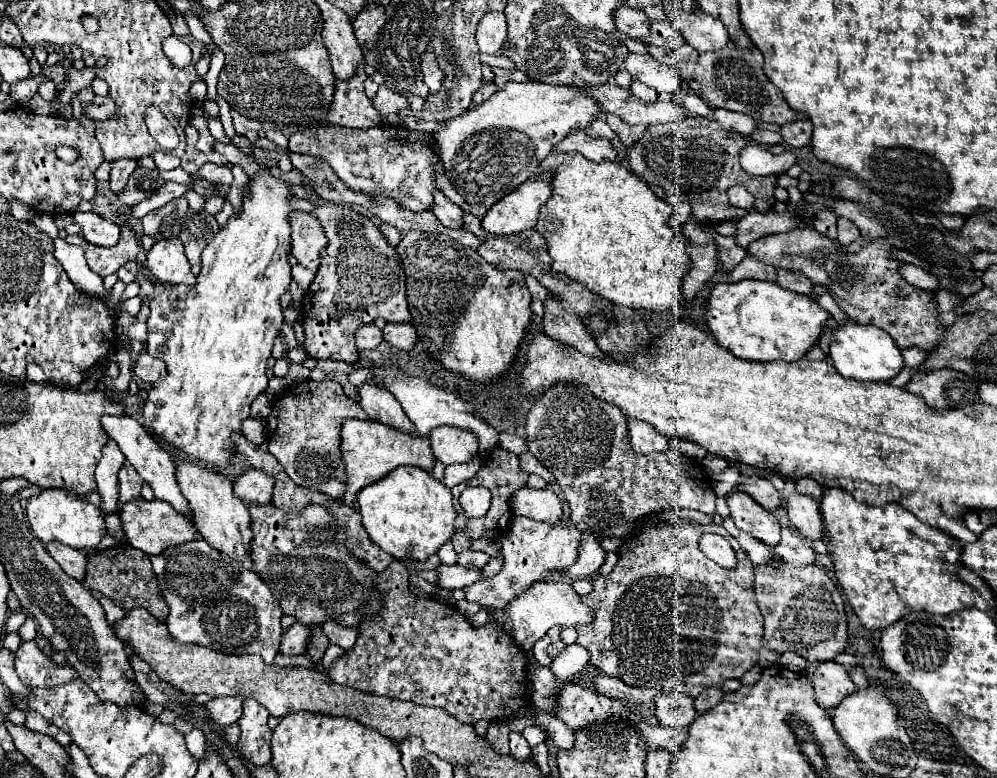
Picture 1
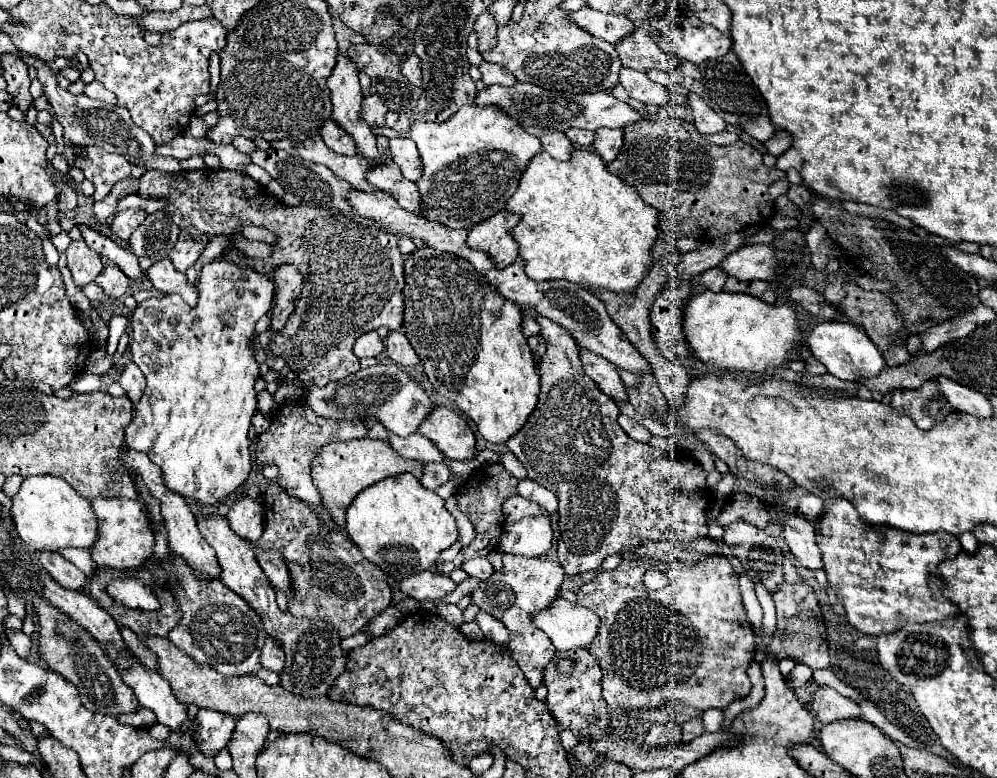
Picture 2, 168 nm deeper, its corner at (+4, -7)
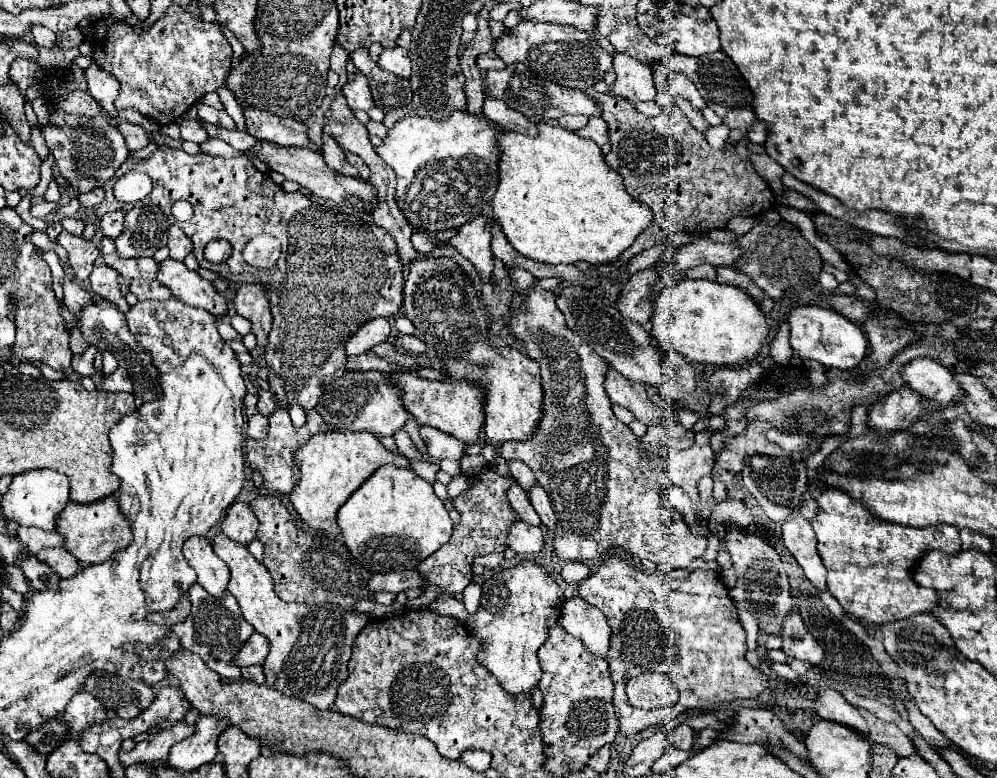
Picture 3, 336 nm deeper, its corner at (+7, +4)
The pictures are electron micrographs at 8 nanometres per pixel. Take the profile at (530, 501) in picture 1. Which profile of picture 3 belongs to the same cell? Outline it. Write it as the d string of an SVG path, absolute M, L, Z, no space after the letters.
M515 521L507 533L507 545L519 555L537 553L543 547L543 531L525 521Z

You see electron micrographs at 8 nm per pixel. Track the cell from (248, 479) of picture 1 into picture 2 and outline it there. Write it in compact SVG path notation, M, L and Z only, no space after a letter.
M248 496L236 500L228 512L230 528L248 542L256 542L264 530L264 510L260 502L250 500Z

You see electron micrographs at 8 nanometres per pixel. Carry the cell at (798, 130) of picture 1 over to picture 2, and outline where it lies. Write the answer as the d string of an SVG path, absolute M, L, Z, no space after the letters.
M776 130L776 134L764 146L766 146L768 154L780 156L780 154L784 154L792 146L792 140L790 140L790 136L784 130Z

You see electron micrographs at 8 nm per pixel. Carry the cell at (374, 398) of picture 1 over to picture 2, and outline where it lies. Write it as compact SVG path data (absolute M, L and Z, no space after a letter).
M390 434L390 444L404 458L412 458L412 460L420 460L420 462L444 462L444 464L448 464L448 458L432 444L432 440L424 438L422 434L412 434L412 438L410 436L400 438L400 436Z

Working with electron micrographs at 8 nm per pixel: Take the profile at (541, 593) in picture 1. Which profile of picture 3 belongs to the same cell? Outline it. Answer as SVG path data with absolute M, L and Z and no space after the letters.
M569 597L561 609L559 625L569 635L575 635L577 639L581 639L591 653L599 657L607 655L611 629L607 625L605 615L601 615L597 607L589 605L585 599Z

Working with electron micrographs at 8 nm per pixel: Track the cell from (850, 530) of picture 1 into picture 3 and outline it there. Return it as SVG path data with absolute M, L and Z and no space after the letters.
M827 489L817 499L819 511L811 519L817 535L817 549L827 567L827 589L843 609L867 623L891 623L937 607L937 593L913 581L919 555L929 549L955 553L961 549L959 531L949 525L939 529L913 529L875 519L867 507L851 499L845 491Z

